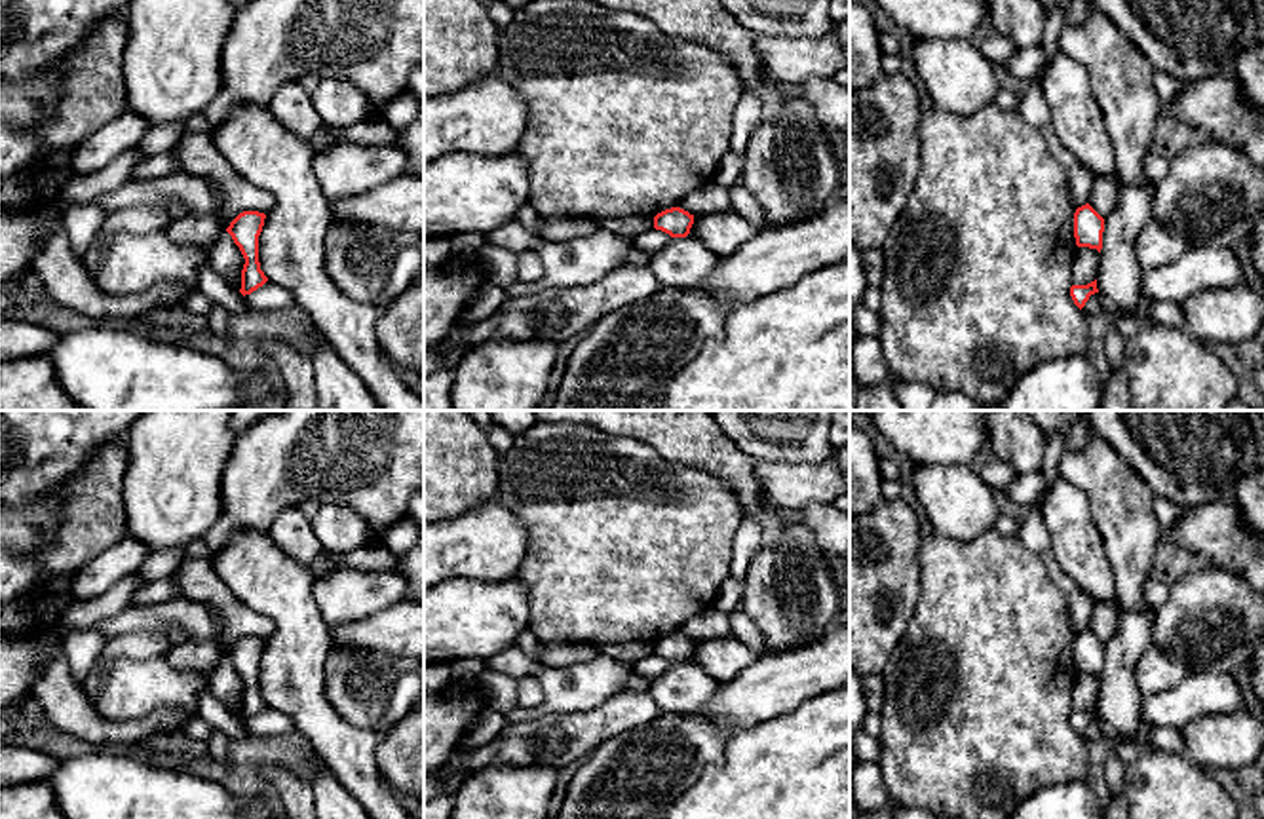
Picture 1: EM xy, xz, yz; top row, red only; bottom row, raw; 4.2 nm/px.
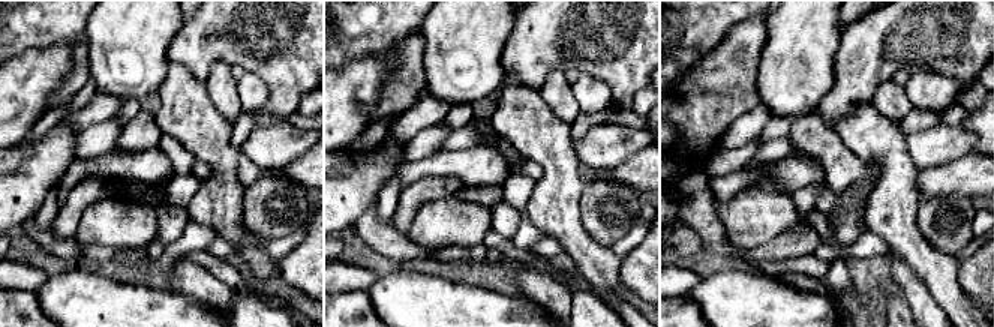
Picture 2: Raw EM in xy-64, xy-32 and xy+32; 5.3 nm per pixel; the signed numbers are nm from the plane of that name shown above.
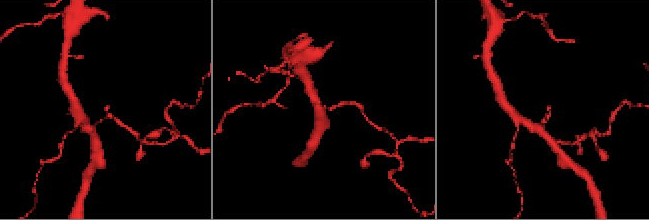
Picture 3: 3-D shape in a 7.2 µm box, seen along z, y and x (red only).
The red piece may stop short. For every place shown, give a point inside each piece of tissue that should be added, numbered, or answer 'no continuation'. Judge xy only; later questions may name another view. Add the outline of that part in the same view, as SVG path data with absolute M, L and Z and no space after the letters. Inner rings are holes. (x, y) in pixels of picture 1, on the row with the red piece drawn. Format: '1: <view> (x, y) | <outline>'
no continuation

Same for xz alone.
no continuation

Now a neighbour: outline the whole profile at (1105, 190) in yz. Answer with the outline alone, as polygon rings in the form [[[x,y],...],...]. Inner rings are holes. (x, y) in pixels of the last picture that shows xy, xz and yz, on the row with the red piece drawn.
[[[1097,177],[1091,184],[1089,205],[1104,219],[1118,201],[1121,181],[1114,177]]]

